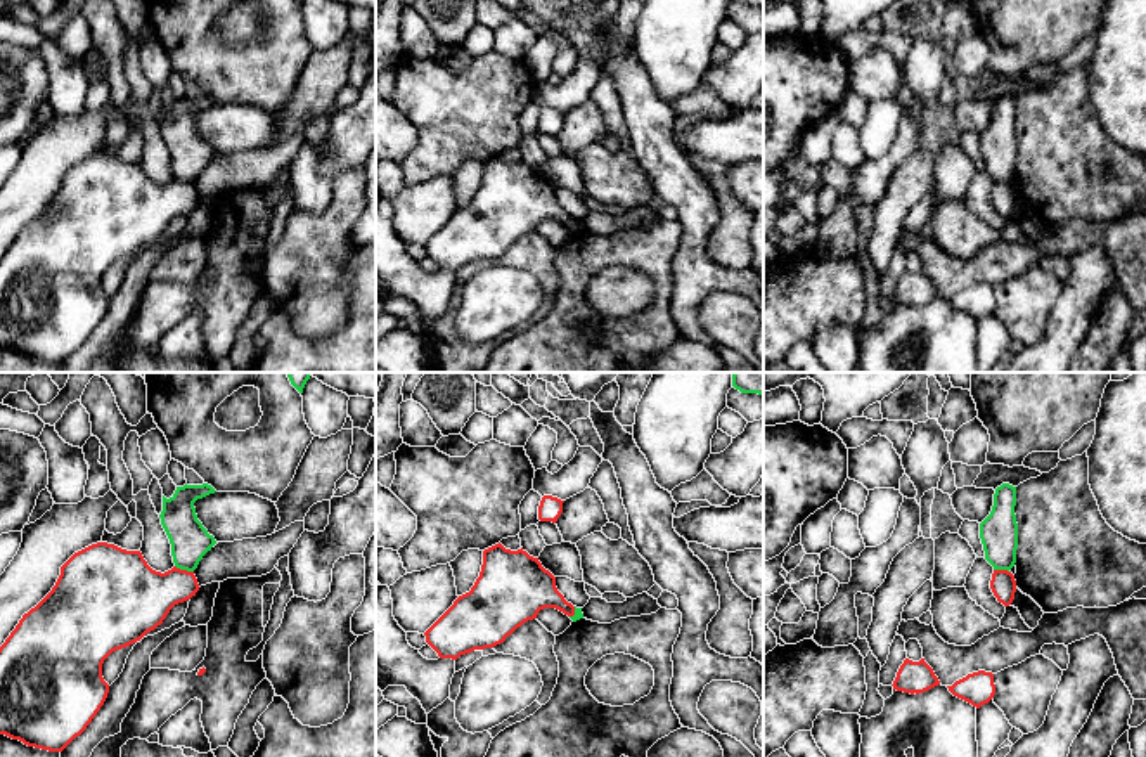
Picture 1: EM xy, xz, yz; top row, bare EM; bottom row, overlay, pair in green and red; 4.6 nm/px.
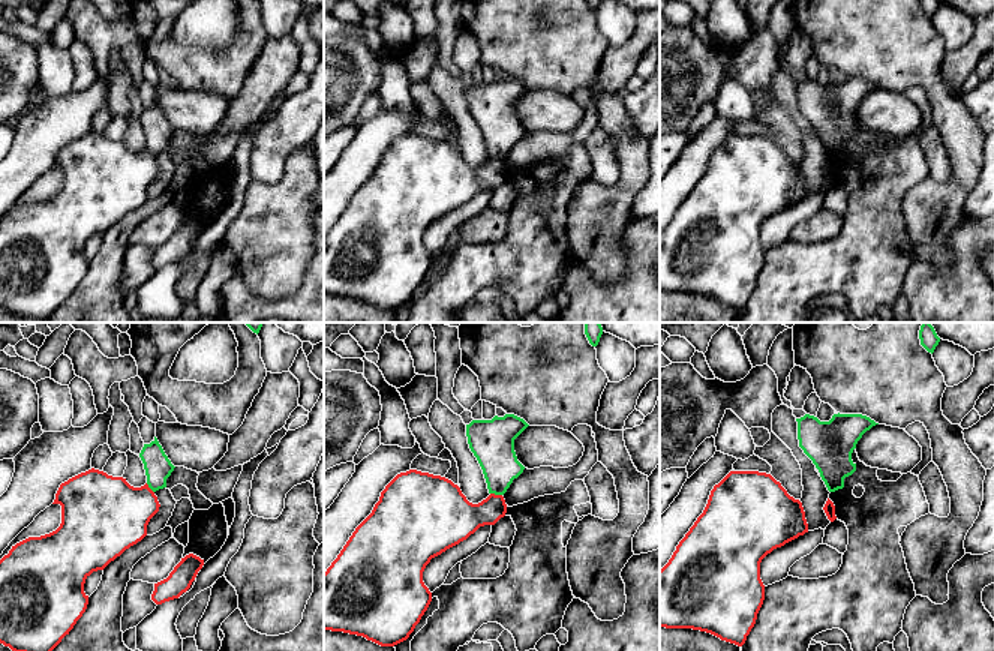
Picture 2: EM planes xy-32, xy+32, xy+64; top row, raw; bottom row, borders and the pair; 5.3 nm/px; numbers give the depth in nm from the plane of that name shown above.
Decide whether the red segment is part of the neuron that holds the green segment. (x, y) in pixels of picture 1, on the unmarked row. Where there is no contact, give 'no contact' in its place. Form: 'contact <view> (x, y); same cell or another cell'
contact xy (184, 181); another cell

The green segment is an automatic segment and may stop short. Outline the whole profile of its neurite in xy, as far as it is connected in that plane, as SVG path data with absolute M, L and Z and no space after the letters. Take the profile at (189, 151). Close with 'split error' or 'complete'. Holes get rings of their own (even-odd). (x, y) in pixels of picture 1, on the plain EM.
M183 97L177 99L175 106L166 111L163 107L163 123L159 126L161 137L170 151L171 156L171 168L173 175L180 182L194 184L203 171L203 168L211 163L211 159L216 156L215 149L208 146L208 142L203 139L203 135L197 132L194 114L197 111L203 111L209 106L215 106L216 102L208 97Z; complete

